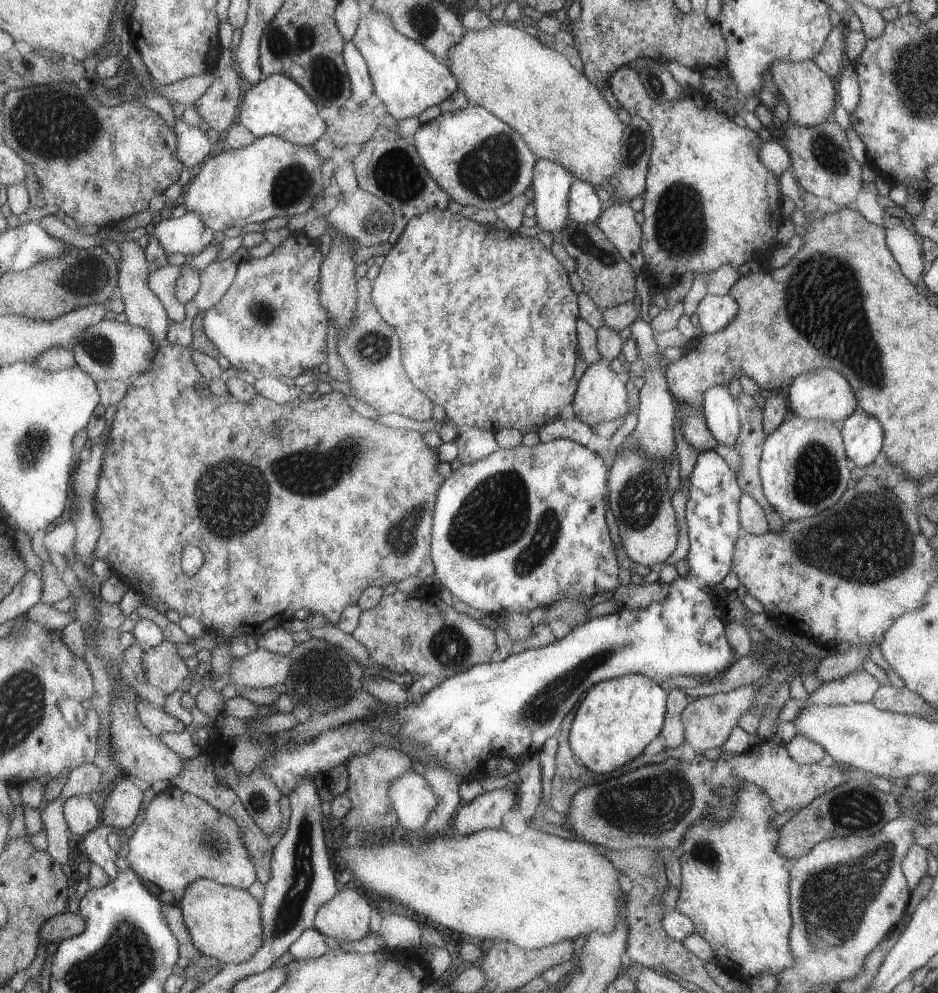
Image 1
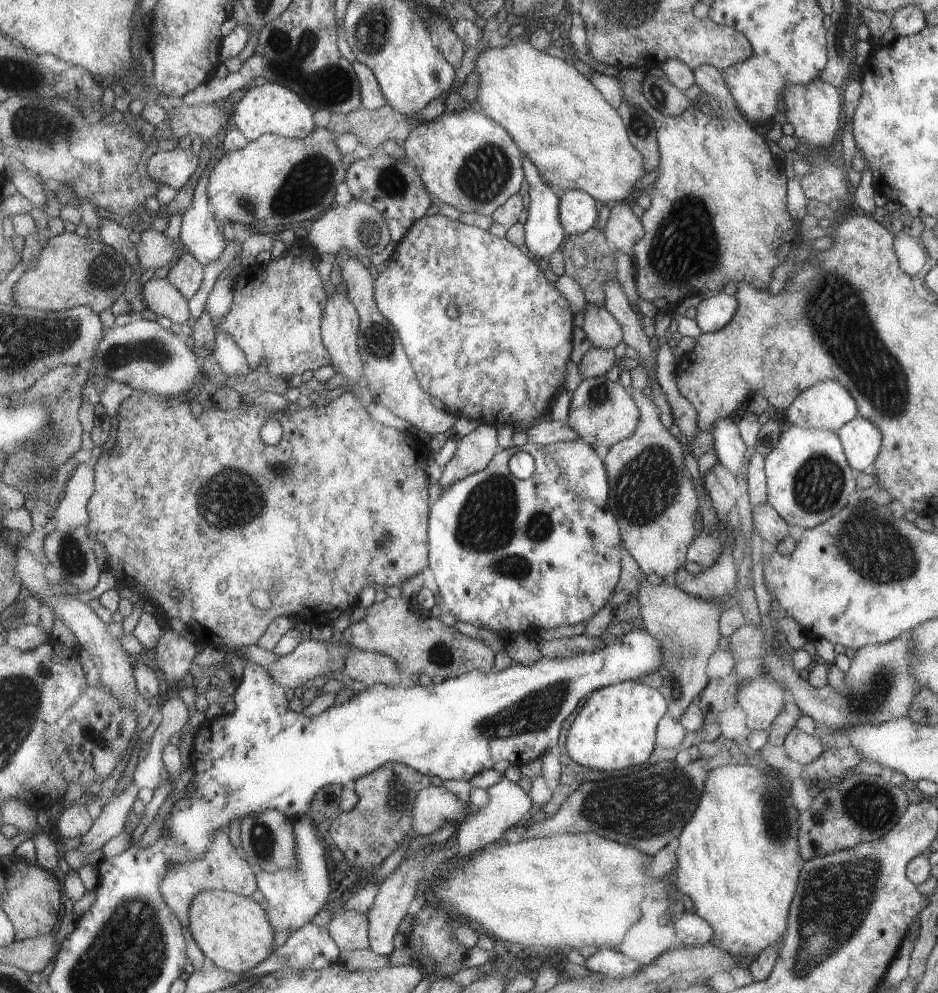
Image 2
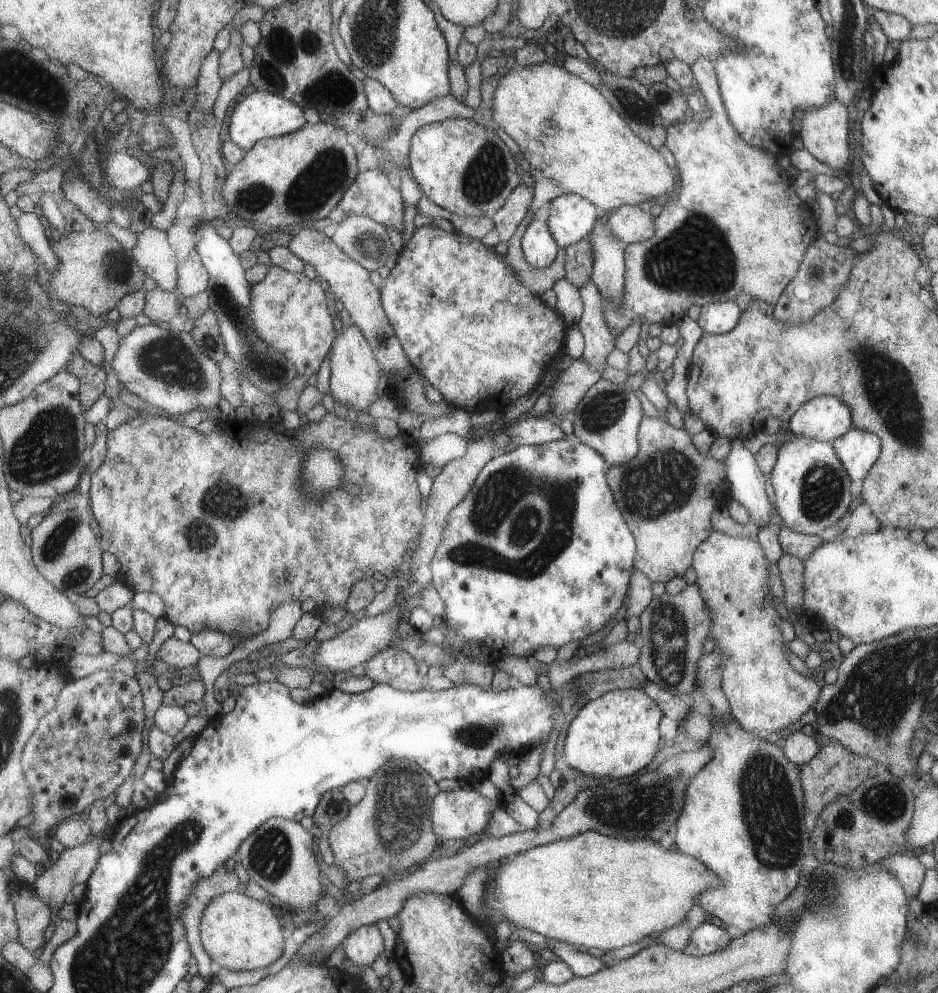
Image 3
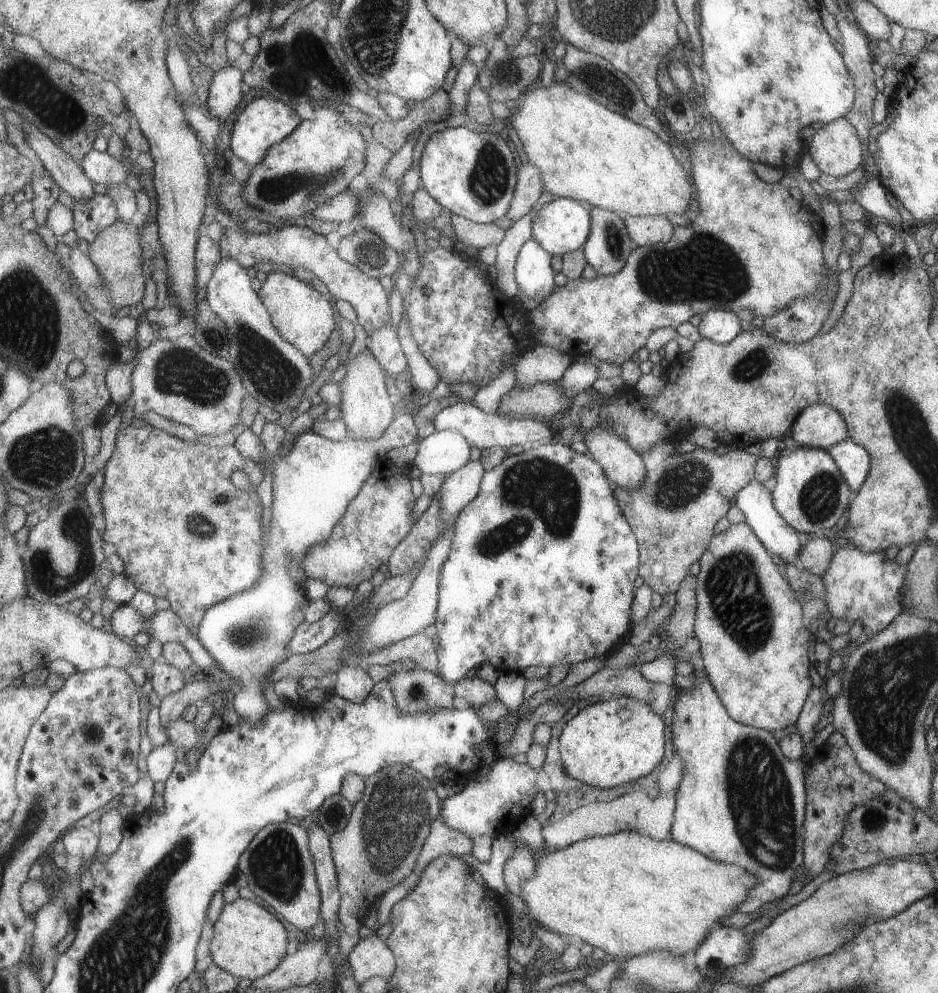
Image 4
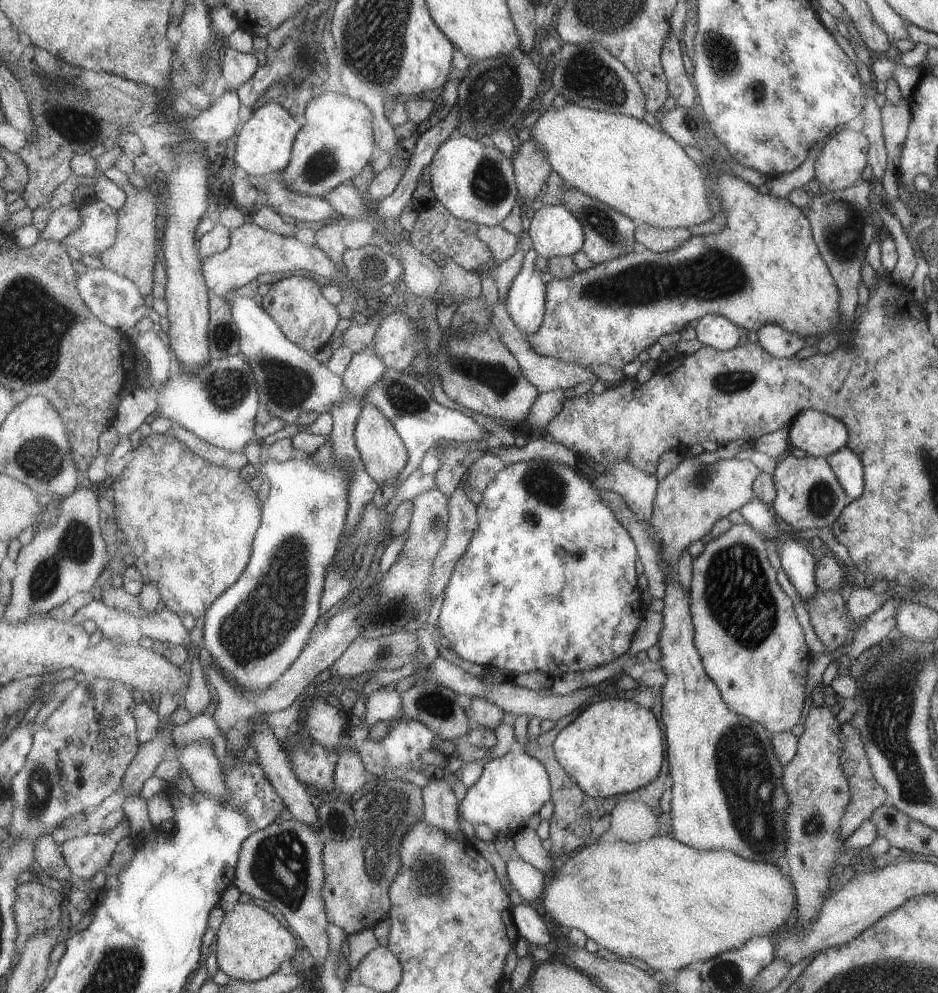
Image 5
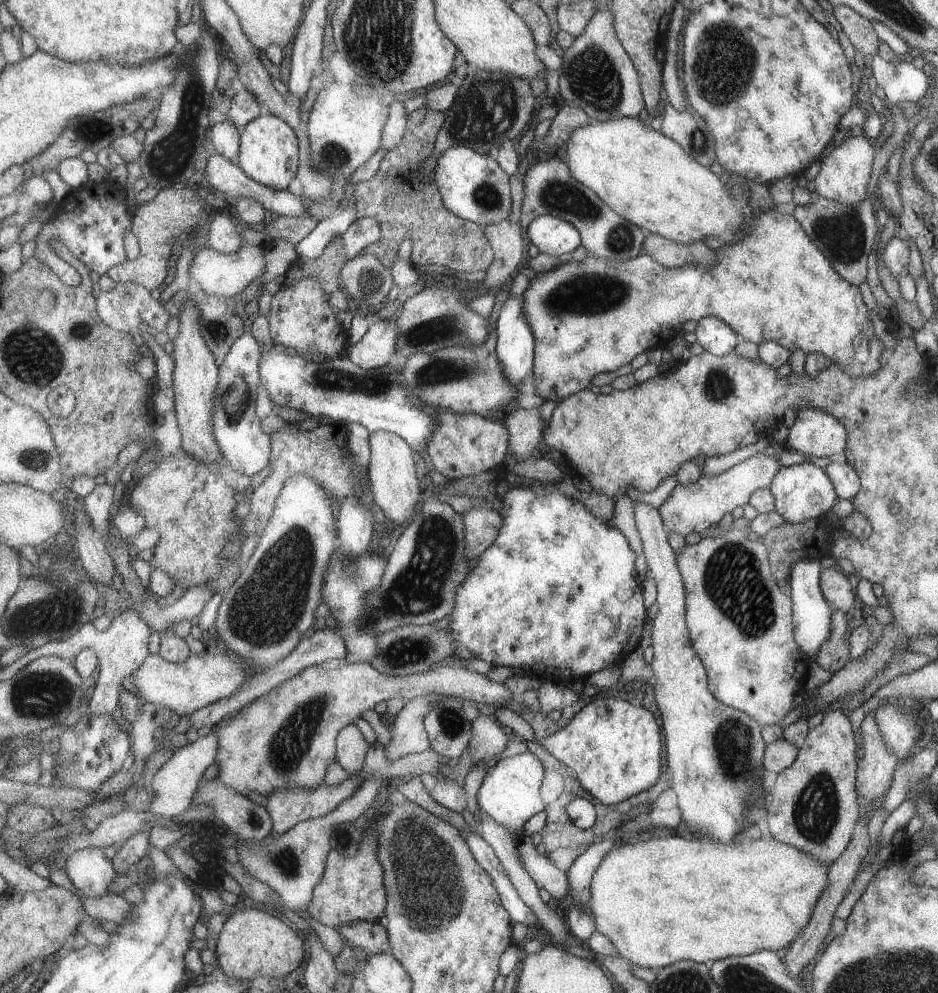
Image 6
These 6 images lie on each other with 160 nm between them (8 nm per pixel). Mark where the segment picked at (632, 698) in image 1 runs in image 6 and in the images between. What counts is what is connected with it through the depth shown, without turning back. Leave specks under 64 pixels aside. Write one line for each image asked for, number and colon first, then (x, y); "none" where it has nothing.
2: (614, 732)
3: (615, 735)
4: (614, 742)
5: (614, 746)
6: (614, 749)

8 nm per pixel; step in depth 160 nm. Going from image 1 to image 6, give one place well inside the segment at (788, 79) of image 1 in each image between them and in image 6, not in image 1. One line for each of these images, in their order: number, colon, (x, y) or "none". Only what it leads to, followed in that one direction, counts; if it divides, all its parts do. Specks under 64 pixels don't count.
2: (813, 110)
3: (823, 133)
4: (834, 147)
5: (840, 161)
6: (843, 177)

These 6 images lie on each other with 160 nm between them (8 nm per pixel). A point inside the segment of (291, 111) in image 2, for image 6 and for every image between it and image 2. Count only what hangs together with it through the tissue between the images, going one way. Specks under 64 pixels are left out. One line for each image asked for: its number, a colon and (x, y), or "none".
3: (261, 115)
4: (263, 123)
5: (265, 142)
6: (270, 152)

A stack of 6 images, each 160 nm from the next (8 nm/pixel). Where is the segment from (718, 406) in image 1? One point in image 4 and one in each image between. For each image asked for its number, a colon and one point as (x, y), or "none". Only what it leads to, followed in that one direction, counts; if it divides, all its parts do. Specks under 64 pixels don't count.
2: (728, 445)
3: (746, 482)
4: (755, 502)

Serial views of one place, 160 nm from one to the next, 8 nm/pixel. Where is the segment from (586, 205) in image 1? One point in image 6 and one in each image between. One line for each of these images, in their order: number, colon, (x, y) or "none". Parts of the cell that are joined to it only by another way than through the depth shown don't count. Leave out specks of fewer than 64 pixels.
2: (578, 211)
3: (570, 218)
4: (561, 226)
5: (554, 231)
6: (551, 235)

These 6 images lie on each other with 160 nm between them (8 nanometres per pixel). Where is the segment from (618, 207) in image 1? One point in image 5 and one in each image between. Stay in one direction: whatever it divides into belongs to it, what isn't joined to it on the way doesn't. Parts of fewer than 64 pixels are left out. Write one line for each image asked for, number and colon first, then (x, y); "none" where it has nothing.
2: (623, 229)
3: (629, 224)
4: (646, 230)
5: (658, 240)

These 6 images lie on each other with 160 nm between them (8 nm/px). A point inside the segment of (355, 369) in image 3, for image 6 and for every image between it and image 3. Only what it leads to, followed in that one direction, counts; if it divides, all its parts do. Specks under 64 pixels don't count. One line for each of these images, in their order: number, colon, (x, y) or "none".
4: (367, 408)
5: (381, 451)
6: (391, 475)

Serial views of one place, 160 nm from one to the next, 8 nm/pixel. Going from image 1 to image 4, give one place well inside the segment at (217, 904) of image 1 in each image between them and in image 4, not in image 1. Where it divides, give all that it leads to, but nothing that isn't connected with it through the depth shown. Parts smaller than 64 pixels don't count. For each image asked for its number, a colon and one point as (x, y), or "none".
2: (236, 934)
3: (240, 933)
4: (249, 942)

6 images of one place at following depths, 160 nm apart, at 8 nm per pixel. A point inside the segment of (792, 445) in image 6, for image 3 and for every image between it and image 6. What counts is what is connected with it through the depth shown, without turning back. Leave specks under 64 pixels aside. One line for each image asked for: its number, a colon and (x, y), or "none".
3: (825, 418)
4: (818, 426)
5: (818, 434)

